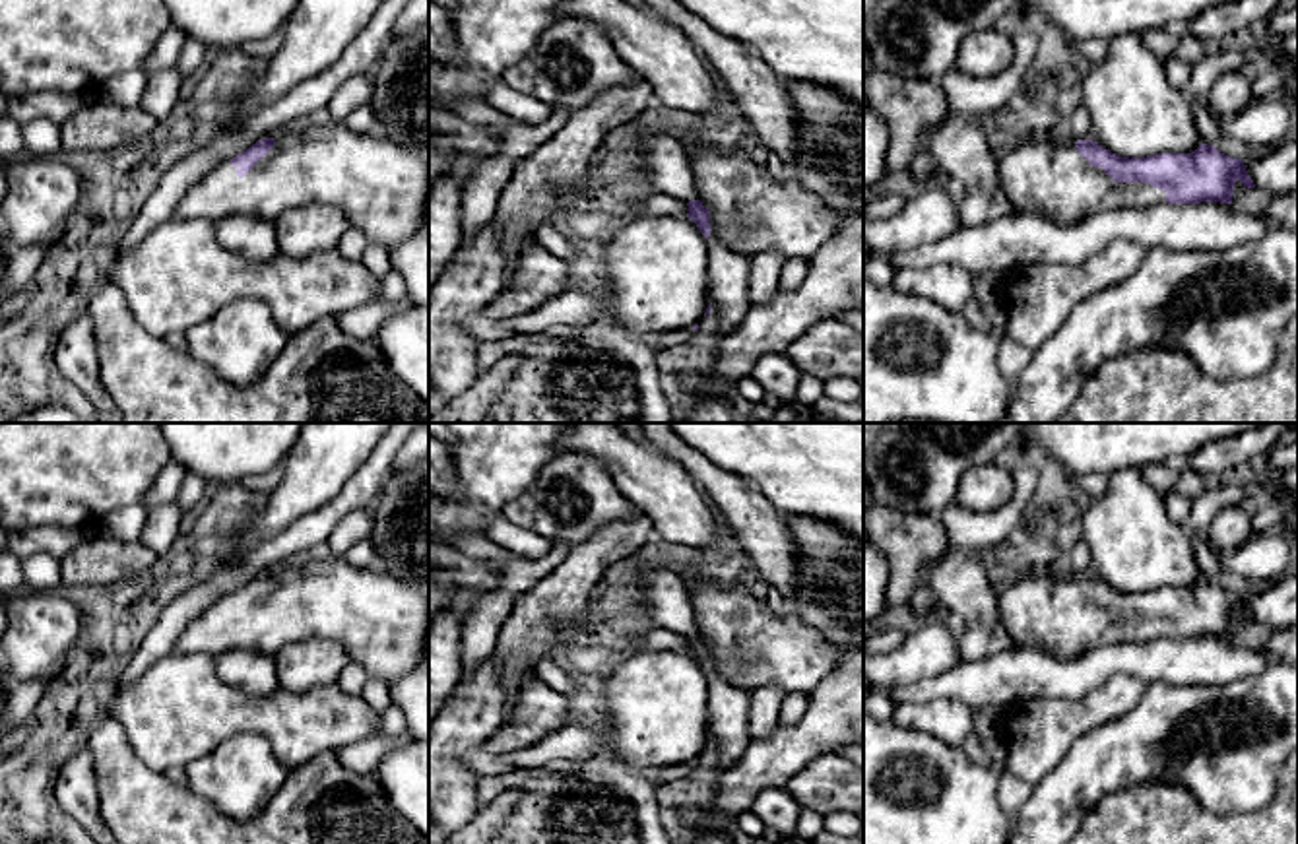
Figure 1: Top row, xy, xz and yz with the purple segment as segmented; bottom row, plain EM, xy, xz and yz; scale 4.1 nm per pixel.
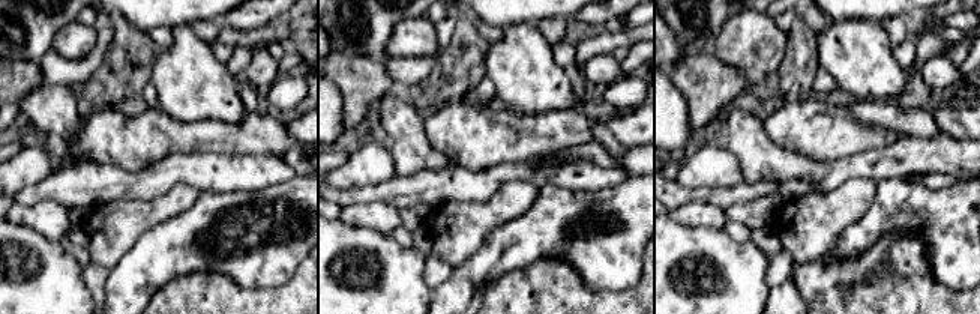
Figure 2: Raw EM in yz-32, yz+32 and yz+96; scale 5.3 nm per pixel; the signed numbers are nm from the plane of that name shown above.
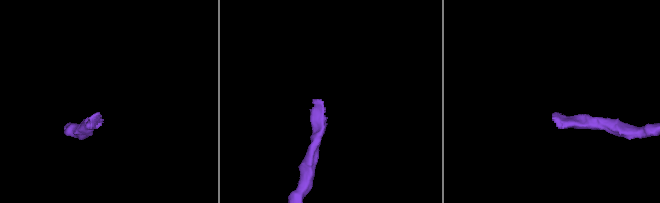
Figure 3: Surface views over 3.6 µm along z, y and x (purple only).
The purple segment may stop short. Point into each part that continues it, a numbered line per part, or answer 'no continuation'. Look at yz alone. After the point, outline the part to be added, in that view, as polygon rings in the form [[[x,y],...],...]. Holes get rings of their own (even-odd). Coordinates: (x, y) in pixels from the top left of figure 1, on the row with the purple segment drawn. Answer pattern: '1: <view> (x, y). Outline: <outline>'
1: yz (1044, 177). Outline: [[[1015,136],[1015,144],[997,159],[997,180],[1015,210],[1057,225],[1077,223],[1102,210],[1145,208],[1166,200],[1166,192],[1149,182],[1114,182],[1075,144],[1050,136]]]

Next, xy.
1: xy (381, 187). Outline: [[[324,118],[274,142],[243,179],[229,161],[206,173],[173,217],[217,223],[243,213],[276,221],[293,208],[330,204],[386,250],[427,227],[429,165],[402,144]]]

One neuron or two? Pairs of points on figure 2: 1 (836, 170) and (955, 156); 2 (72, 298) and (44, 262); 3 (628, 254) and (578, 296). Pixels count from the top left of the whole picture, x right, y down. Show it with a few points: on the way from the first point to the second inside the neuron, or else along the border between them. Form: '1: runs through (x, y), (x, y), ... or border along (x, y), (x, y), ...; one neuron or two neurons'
1: runs through (866, 169), (901, 164), (908, 156), (925, 156); one neuron
2: runs through (63, 289), (45, 271); one neuron
3: border along (565, 262), (569, 262), (593, 289), (623, 290); two neurons

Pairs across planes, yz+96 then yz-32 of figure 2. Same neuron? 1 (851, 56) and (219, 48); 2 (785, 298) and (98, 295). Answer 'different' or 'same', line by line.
1: different
2: different

